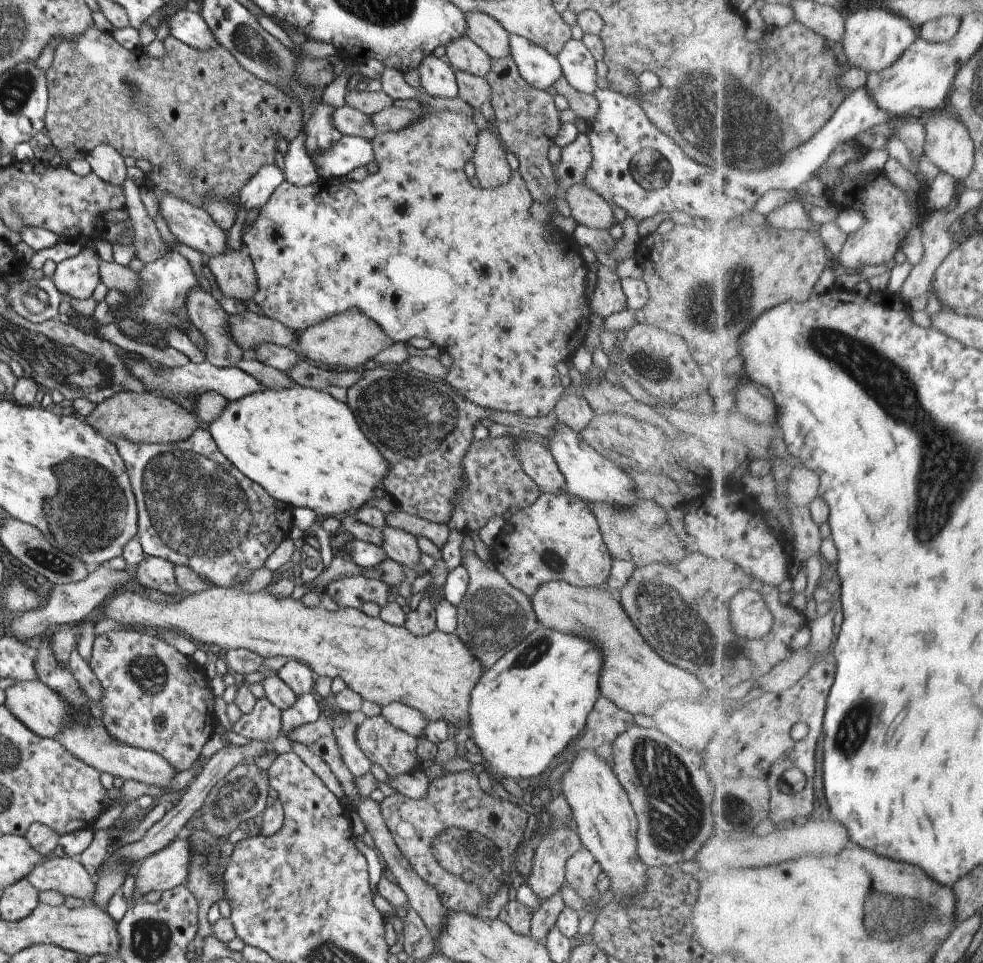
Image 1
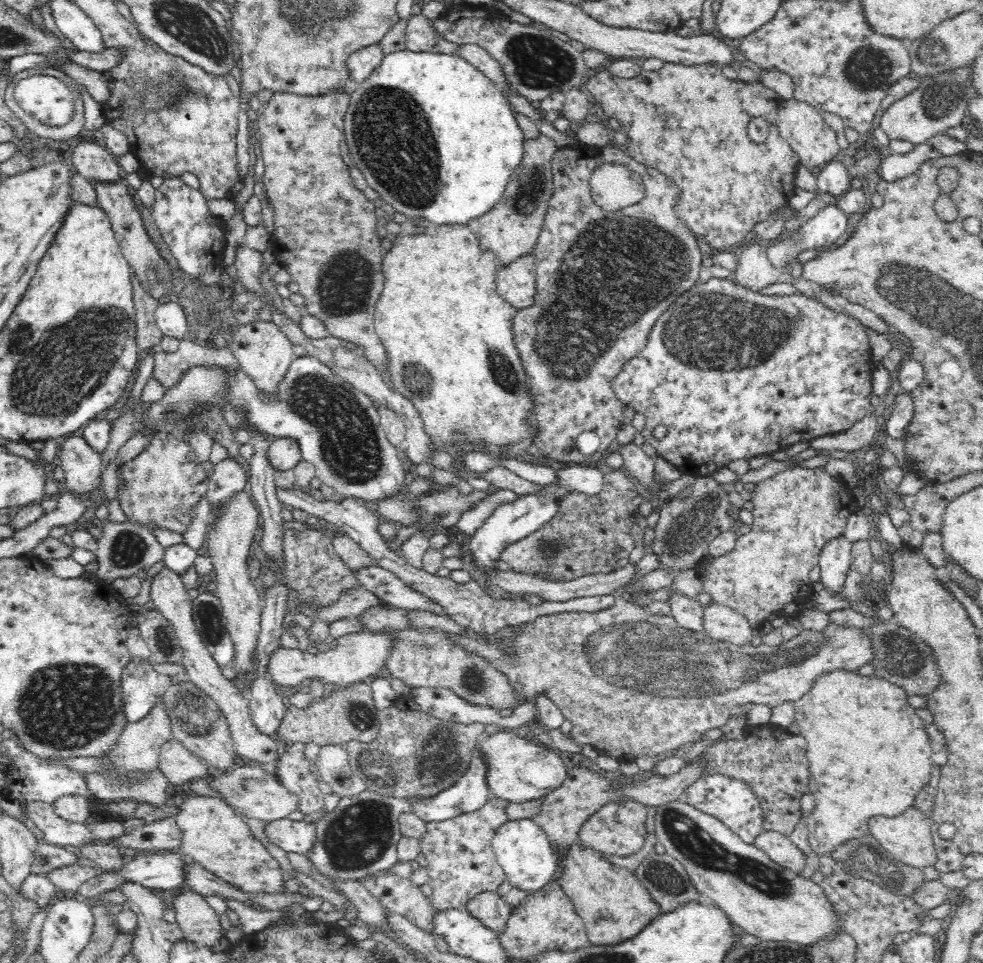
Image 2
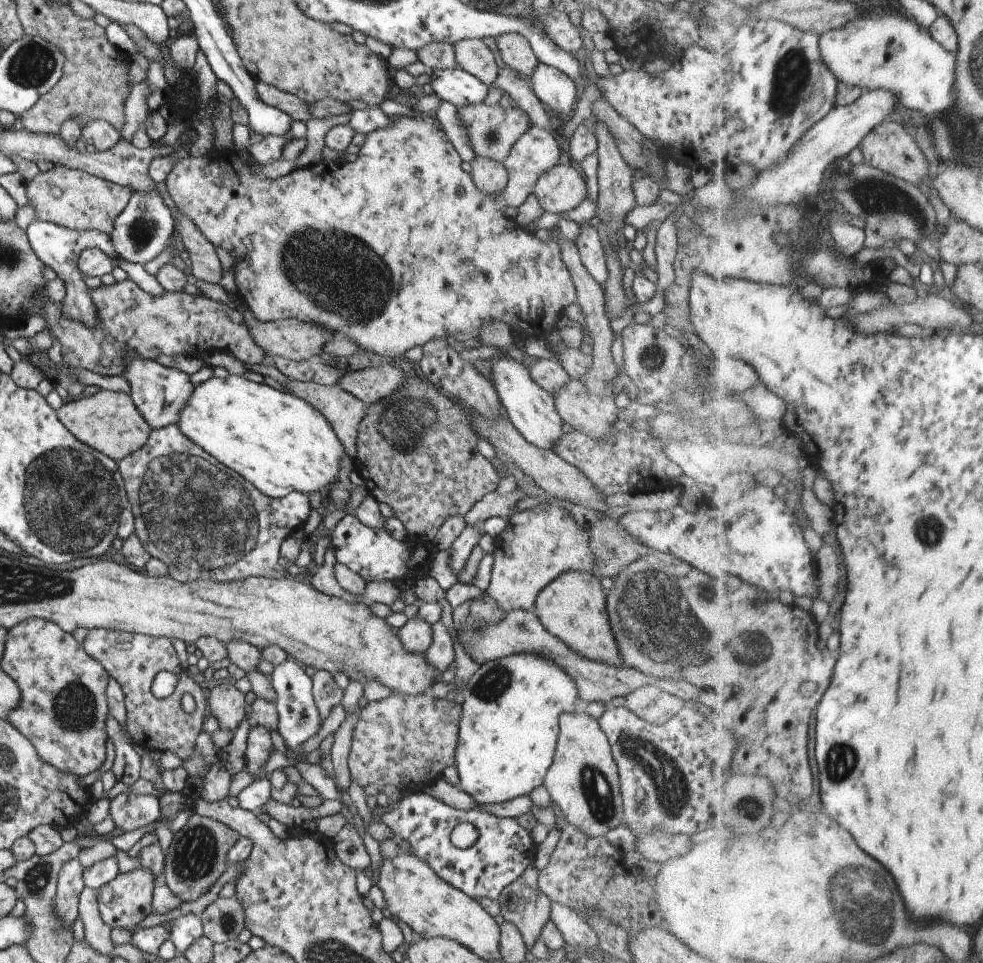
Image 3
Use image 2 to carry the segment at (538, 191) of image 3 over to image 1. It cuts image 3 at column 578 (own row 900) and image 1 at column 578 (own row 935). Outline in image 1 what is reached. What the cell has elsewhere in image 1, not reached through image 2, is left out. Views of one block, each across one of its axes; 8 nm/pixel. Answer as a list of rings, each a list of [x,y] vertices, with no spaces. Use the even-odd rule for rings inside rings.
[[[580,182],[564,190],[571,217],[580,226],[608,231],[613,222],[611,207],[606,200]]]

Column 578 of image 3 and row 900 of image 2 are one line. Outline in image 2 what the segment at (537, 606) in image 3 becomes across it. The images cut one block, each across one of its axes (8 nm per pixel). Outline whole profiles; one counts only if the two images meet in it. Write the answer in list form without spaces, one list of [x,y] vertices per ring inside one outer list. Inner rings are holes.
[[[572,845],[564,856],[564,875],[561,887],[571,898],[575,911],[585,924],[589,944],[618,944],[635,937],[662,913],[660,905],[652,898],[635,872],[608,864],[600,852],[580,845]]]

